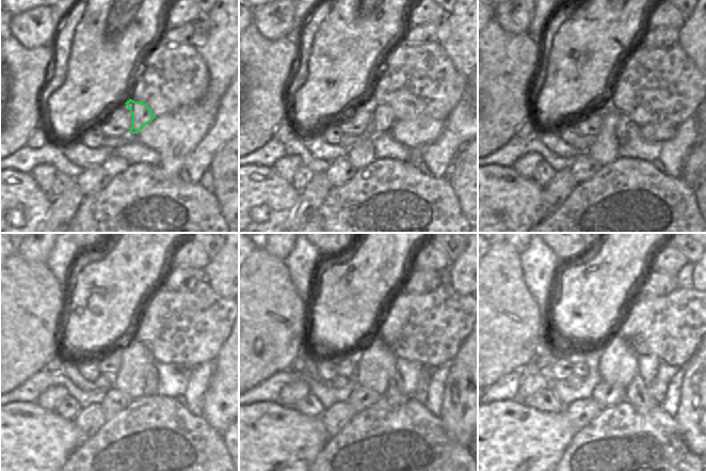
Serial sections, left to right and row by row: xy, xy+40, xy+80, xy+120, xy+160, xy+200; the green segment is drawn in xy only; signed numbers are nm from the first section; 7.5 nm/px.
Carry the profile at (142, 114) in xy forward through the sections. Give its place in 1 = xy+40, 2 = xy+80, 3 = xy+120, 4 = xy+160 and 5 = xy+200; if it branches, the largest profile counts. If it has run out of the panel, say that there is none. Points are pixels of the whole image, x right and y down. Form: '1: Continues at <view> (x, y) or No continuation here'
1: Continues at xy+40 (382, 118)
2: Continues at xy+80 (624, 125)
3: Continues at xy+120 (150, 373)
4: Continues at xy+160 (395, 393)
5: Continues at xy+200 (636, 393)

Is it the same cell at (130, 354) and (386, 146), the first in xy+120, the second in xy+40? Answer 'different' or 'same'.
different

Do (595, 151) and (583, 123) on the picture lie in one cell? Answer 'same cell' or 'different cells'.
different cells

